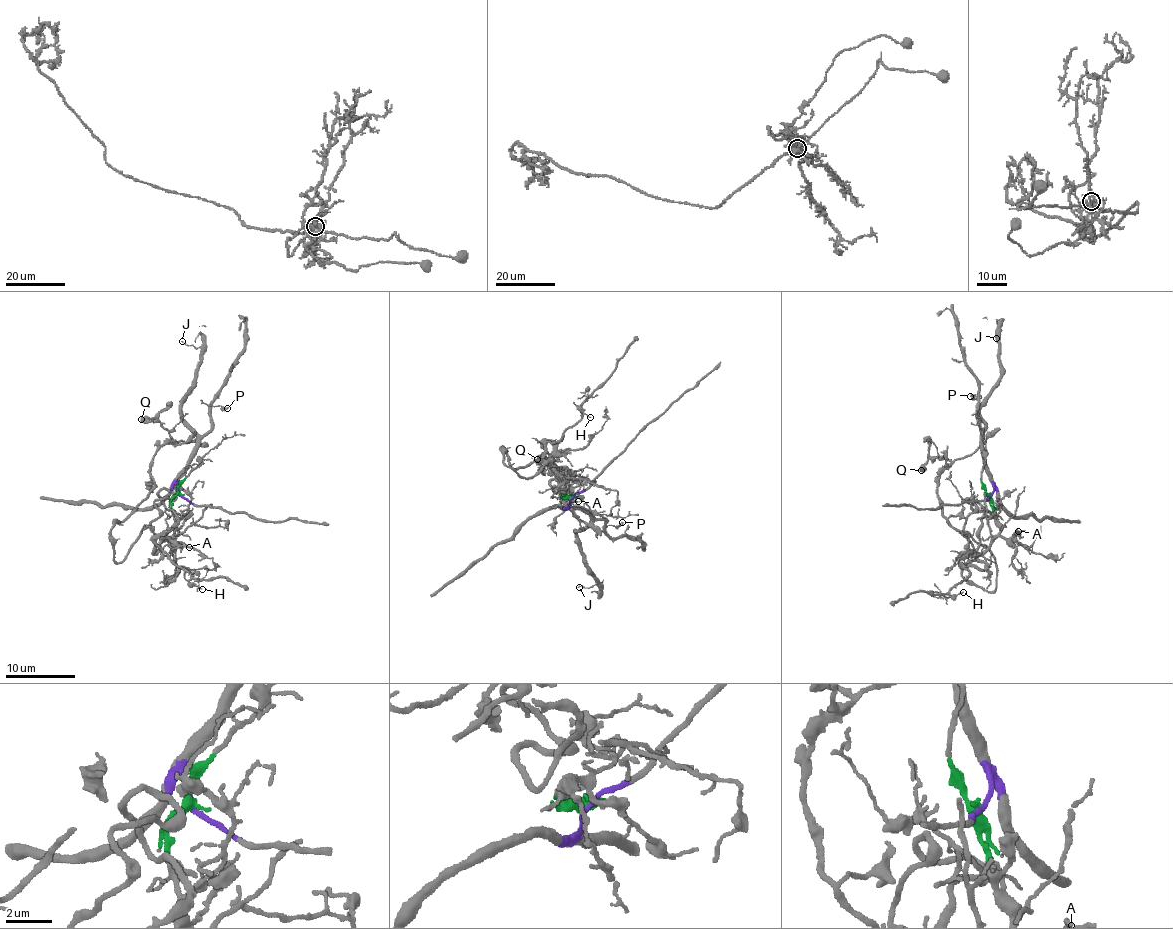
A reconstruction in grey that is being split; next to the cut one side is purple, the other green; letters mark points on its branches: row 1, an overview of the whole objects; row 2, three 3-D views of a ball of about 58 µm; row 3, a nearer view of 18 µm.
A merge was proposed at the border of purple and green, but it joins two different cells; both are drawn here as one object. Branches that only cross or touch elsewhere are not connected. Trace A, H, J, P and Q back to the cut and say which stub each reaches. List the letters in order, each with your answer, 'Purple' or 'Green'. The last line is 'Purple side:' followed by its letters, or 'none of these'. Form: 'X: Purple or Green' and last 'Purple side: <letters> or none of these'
A: Green
H: Green
J: Purple
P: Purple
Q: Green
Purple side: J, P

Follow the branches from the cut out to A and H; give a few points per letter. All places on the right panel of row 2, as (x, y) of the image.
A: (990, 494), (997, 527), (1002, 535), (1009, 538), (1017, 531)
H: (990, 494), (999, 533), (975, 564), (966, 565), (969, 576), (955, 586), (950, 594), (963, 592)

